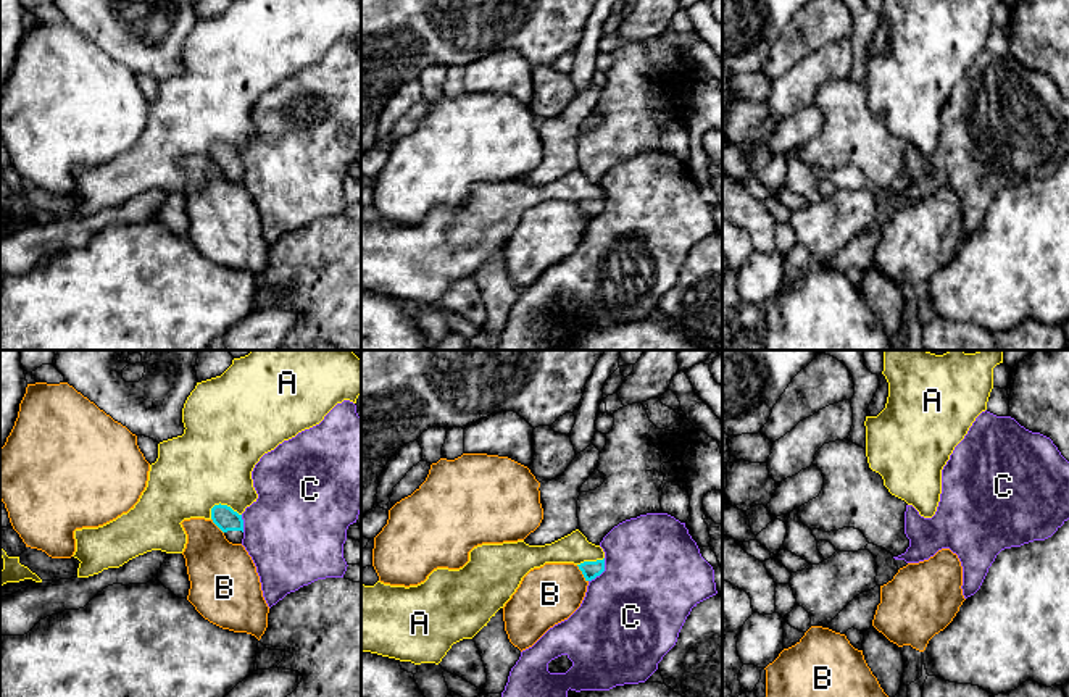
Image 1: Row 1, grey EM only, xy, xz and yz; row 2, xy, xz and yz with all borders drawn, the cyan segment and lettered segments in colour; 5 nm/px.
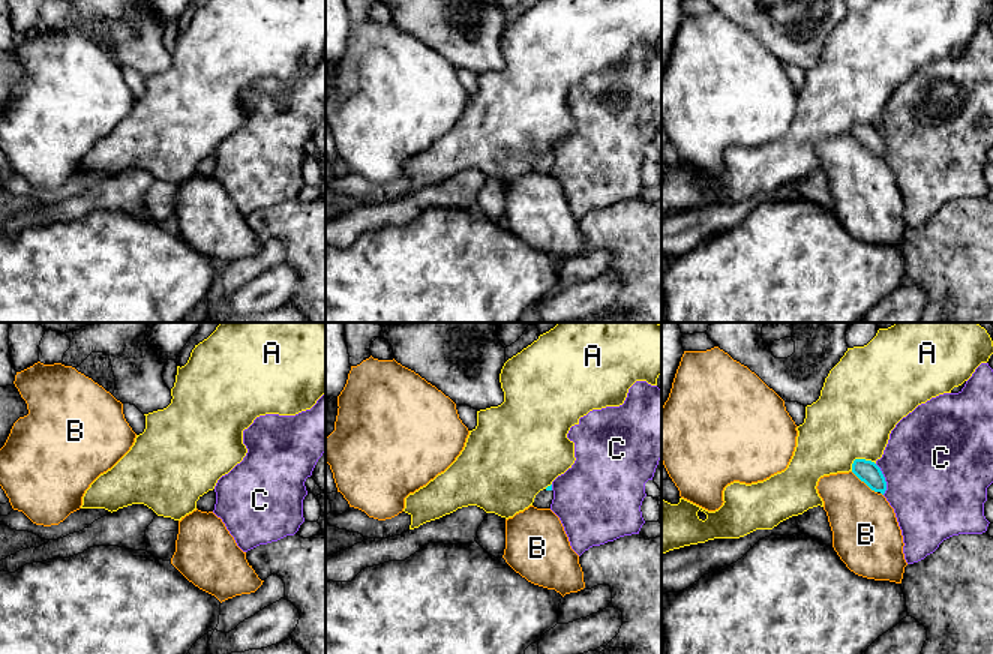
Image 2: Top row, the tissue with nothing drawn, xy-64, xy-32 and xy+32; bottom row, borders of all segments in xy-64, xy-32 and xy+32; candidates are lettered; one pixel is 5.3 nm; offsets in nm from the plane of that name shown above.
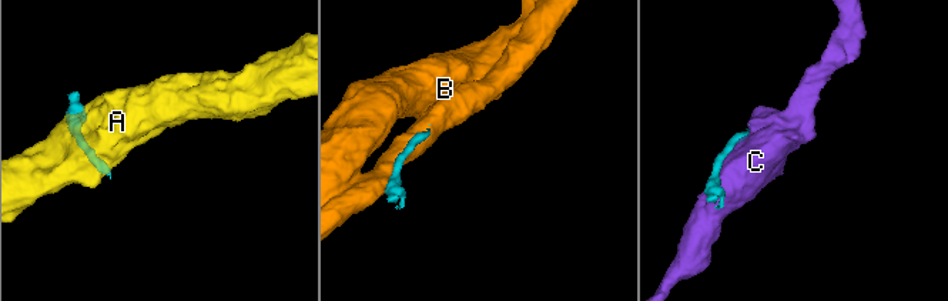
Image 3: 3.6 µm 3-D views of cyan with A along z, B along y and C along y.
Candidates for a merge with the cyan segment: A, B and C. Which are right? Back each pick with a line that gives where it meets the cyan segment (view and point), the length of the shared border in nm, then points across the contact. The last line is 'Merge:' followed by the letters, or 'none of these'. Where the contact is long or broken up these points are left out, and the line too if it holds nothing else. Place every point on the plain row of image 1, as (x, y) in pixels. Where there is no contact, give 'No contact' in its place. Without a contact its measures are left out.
Merge: none of these

